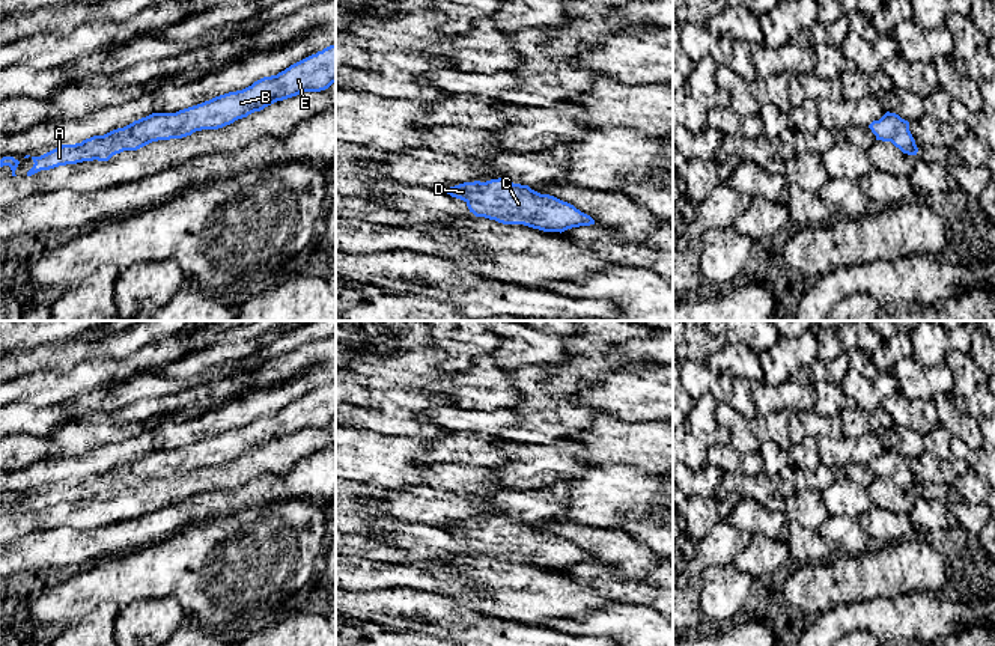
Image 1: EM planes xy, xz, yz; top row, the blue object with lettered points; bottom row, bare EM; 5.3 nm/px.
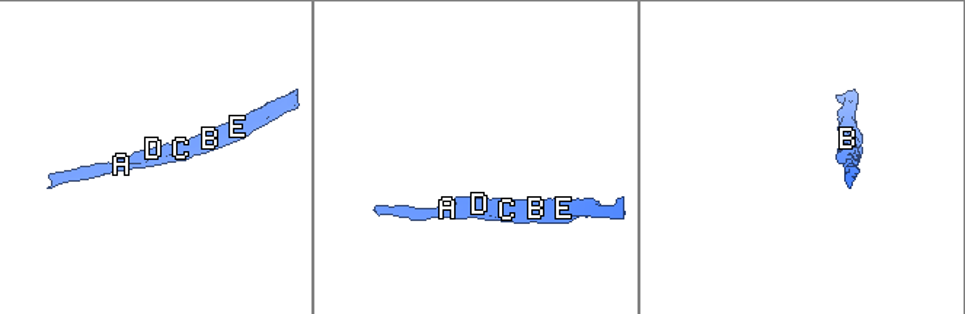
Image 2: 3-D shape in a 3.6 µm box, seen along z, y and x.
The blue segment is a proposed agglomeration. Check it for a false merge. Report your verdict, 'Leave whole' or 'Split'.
Leave whole

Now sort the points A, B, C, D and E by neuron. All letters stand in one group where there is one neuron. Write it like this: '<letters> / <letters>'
A B C D E

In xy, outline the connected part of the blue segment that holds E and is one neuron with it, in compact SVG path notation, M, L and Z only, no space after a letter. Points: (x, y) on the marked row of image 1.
M336 44L242 90L215 96L176 113L152 113L104 136L30 157L35 164L27 176L66 164L108 161L116 154L137 151L152 142L182 139L202 130L218 130L277 101L303 92L321 92L333 83L336 83Z

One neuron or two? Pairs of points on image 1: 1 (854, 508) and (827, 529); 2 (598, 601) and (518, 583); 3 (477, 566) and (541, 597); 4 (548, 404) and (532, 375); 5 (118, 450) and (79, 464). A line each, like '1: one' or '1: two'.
1: two
2: one
3: one
4: one
5: one

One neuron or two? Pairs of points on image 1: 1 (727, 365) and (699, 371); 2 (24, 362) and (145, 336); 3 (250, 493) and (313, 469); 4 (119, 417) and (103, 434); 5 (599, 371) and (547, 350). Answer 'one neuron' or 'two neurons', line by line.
1: two neurons
2: one neuron
3: one neuron
4: two neurons
5: two neurons

